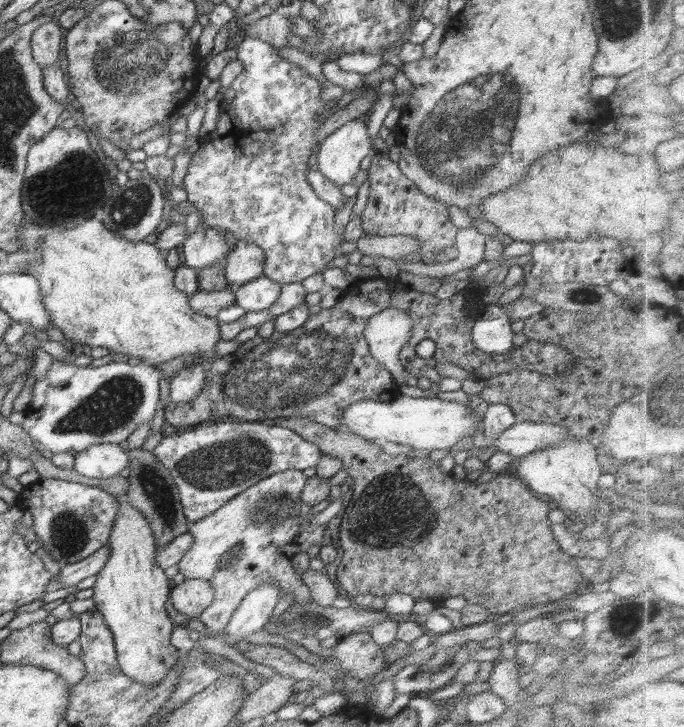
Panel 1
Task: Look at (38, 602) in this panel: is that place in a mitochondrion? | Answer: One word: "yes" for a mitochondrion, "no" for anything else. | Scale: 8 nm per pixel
no

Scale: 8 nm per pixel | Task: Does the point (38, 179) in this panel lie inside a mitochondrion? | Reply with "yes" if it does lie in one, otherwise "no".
yes

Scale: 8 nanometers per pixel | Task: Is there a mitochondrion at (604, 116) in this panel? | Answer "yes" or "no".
no

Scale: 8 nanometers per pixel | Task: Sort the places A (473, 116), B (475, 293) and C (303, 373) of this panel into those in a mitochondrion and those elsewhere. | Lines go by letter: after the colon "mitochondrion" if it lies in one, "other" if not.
A: mitochondrion
B: other
C: mitochondrion

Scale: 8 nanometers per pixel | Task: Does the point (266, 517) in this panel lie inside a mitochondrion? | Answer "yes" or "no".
yes

